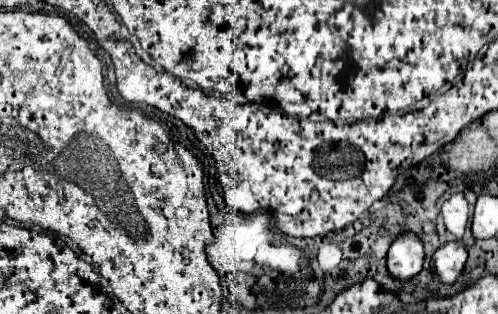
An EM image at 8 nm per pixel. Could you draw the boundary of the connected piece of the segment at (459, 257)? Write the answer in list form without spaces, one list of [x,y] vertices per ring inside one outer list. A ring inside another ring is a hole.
[[[460,240],[440,246],[434,252],[434,274],[436,274],[436,280],[444,282],[444,284],[456,282],[456,278],[460,276],[464,264],[466,264],[466,258],[468,258],[466,246]]]

